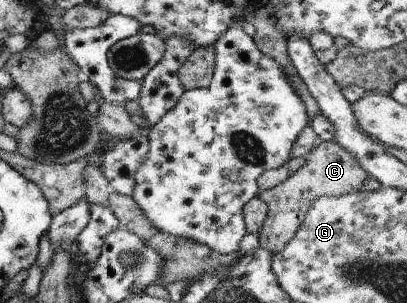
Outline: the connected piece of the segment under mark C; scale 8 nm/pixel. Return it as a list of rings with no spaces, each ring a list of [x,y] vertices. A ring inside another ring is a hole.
[[[332,140],[321,141],[306,154],[306,162],[282,183],[257,193],[256,196],[267,205],[266,217],[256,233],[259,247],[276,255],[294,237],[298,225],[302,223],[306,210],[314,199],[358,193],[366,179],[368,179],[366,171],[358,167],[358,161],[346,149],[342,149]]]

